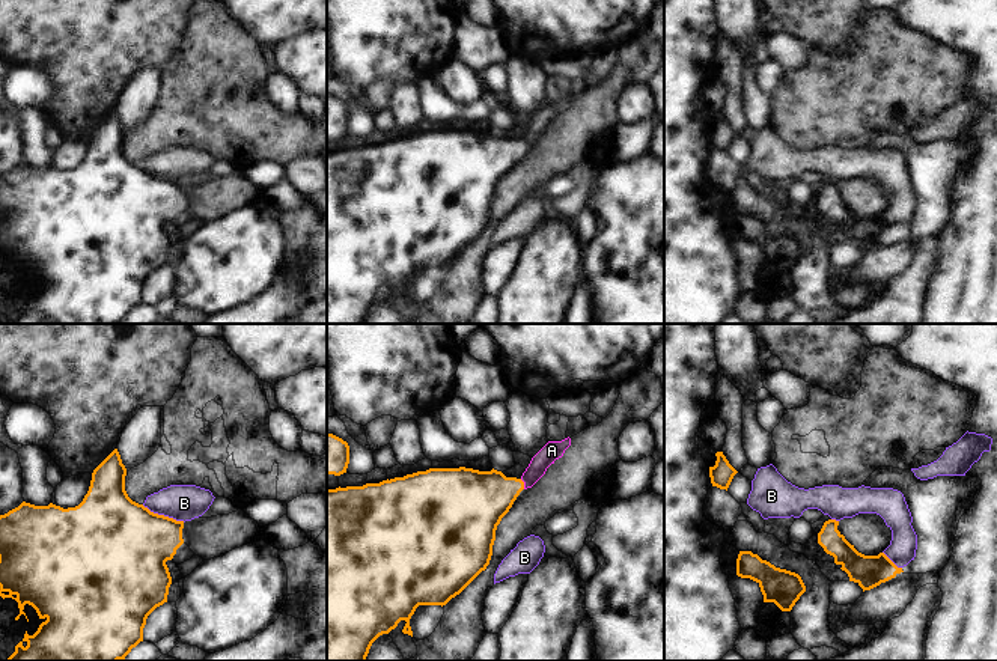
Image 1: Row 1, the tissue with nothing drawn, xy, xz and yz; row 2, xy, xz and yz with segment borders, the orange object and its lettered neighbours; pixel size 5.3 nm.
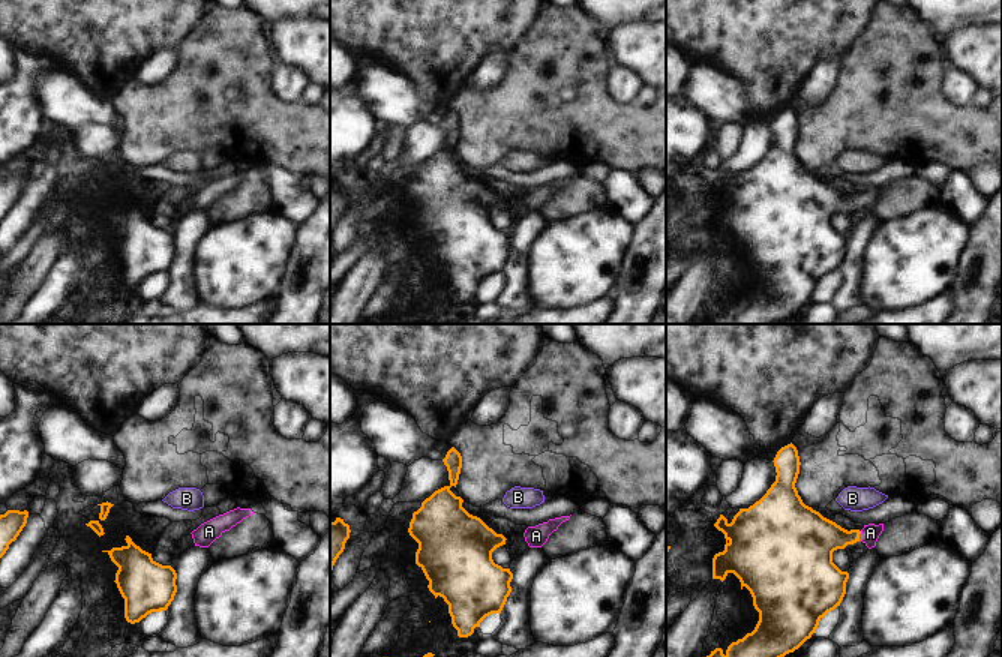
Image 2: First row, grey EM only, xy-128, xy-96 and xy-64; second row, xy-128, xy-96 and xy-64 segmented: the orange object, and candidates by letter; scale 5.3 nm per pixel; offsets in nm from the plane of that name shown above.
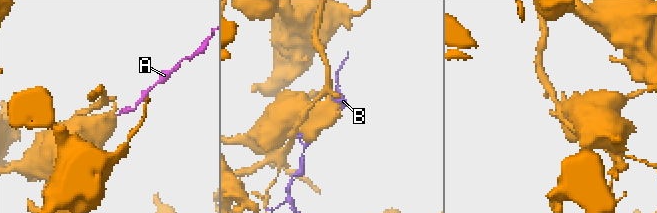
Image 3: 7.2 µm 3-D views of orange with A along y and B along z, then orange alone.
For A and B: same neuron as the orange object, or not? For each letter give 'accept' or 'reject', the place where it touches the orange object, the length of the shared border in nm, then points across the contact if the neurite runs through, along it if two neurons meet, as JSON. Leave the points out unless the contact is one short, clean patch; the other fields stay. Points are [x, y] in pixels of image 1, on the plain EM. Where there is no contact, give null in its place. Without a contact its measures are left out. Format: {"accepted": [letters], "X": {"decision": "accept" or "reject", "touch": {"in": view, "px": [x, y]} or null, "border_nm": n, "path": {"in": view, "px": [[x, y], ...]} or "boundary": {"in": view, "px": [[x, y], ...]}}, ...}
{"accepted": ["A"], "A": {"decision": "accept", "touch": {"in": "xz", "px": [523, 146]}, "border_nm": 60, "path": {"in": "xz", "px": [[479, 163], [523, 146], [551, 113]]}}, "B": {"decision": "reject", "touch": {"in": "xy", "px": [163, 178]}, "border_nm": 240}}

